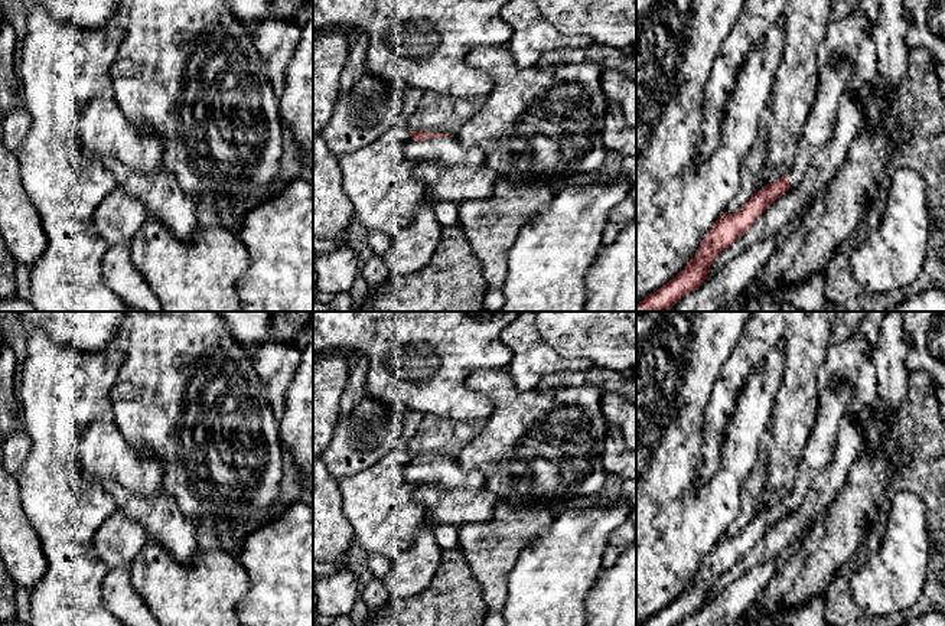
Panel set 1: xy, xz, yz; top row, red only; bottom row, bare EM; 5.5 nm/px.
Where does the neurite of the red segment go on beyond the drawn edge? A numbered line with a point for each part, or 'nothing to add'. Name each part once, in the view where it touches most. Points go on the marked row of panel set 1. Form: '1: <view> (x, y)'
1: xz (446, 152)

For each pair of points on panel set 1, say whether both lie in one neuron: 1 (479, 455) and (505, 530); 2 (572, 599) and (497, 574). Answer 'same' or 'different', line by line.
1: different
2: different

